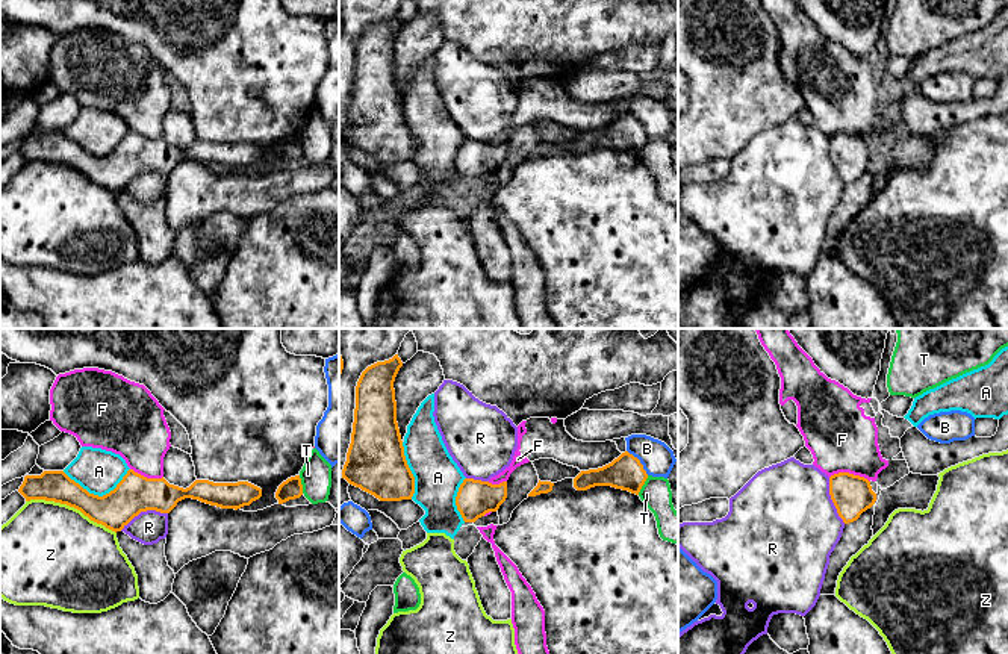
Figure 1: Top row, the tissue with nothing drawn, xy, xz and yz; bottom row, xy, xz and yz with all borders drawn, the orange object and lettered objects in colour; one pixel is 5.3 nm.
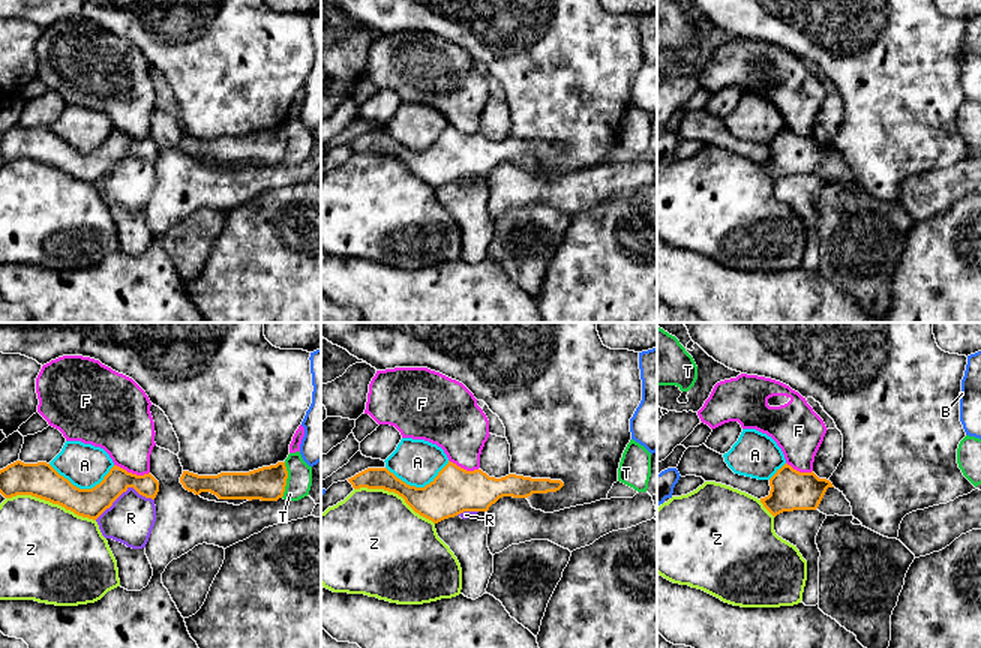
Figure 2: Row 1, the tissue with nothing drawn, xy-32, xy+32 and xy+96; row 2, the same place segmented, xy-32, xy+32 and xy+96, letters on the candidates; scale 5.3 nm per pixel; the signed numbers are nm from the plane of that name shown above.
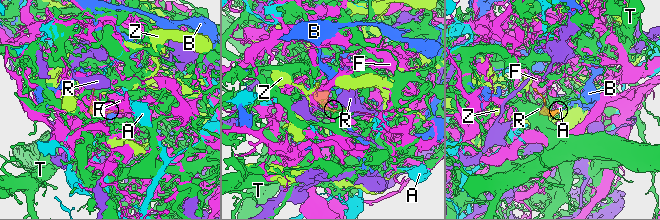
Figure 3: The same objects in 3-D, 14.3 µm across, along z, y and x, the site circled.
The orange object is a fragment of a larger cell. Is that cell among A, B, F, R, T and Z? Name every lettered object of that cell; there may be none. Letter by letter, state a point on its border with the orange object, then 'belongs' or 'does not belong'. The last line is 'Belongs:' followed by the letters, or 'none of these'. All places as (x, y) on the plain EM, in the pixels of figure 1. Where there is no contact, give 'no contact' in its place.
A: contact xy (97, 156); does not belong
B: contact xz (639, 123); does not belong
F: contact yz (848, 133); belongs
R: contact xy (143, 171); does not belong
T: contact xz (644, 144); does not belong
Z: contact xy (71, 167); does not belong
Belongs: F

